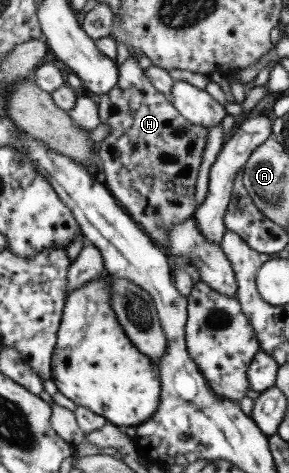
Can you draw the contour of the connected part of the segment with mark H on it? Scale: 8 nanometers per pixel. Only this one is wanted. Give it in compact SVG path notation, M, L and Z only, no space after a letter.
M129 56L119 67L114 87L98 96L96 106L101 124L109 127L109 133L96 145L99 159L100 180L130 218L138 224L150 239L164 250L168 242L168 231L172 225L185 221L197 206L194 188L203 149L208 138L208 129L193 125L172 106L160 91L157 91L145 77L143 69L137 66L135 56Z

